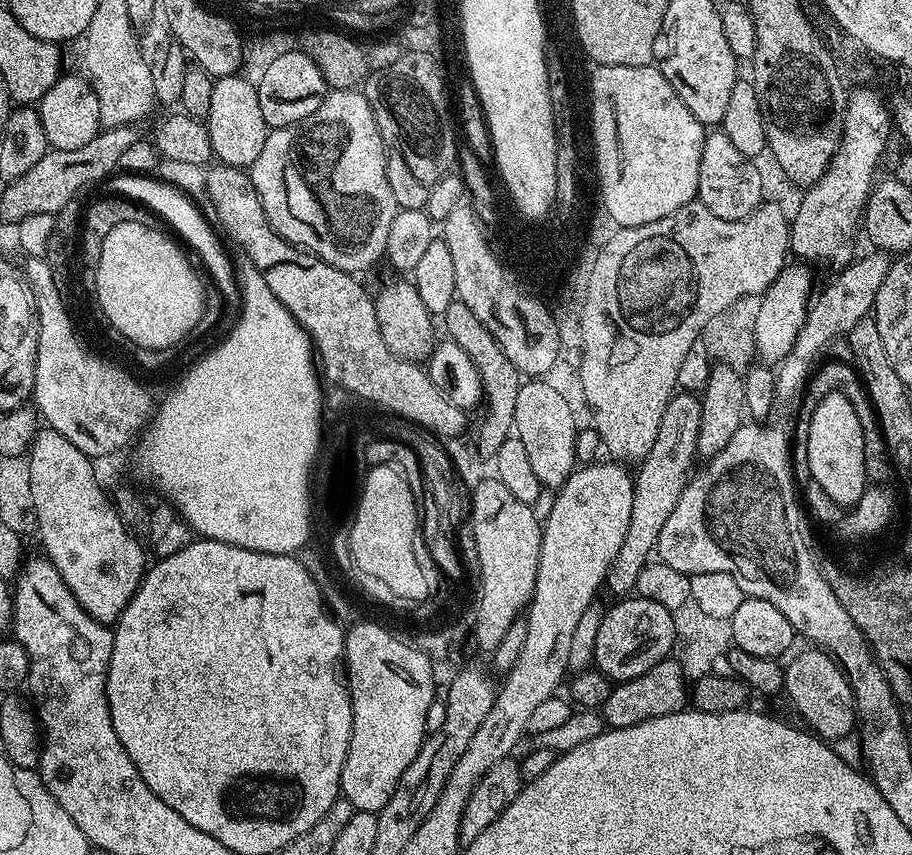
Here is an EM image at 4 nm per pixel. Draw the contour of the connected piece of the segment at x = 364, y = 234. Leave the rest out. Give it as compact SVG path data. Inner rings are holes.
M337 88L299 124L273 128L250 175L269 224L287 244L305 249L343 272L361 274L382 260L390 222L398 210L394 190L386 178L384 143L367 95L355 88Z

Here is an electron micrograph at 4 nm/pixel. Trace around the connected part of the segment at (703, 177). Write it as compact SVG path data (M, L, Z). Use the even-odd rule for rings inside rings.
M723 130L709 131L704 137L696 194L706 210L710 210L710 214L718 214L718 218L727 220L746 219L765 199L762 178L756 169L755 159L741 154L730 143L730 138L726 138Z

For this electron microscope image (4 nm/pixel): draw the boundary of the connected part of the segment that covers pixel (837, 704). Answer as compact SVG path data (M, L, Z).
M808 646L805 649L805 652L798 653L789 664L783 665L783 695L788 696L789 702L796 707L797 714L805 720L803 723L806 725L807 731L819 736L821 740L835 742L851 737L858 721L856 718L856 699L850 690L848 679L844 677L844 672L840 669L839 664L827 652L823 652L821 648L815 646Z

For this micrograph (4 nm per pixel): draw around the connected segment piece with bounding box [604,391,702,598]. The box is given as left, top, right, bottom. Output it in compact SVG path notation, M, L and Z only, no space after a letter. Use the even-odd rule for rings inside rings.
M681 391L673 395L666 406L666 414L662 414L654 446L650 446L644 459L639 461L637 468L640 469L635 469L632 482L634 506L630 509L630 527L627 528L626 538L604 579L604 588L612 591L613 597L624 598L635 593L638 574L642 574L644 567L653 559L662 526L666 526L666 518L674 514L674 506L678 506L678 498L682 498L682 490L693 475L692 459L697 459L698 456L696 443L701 415L700 400L693 393Z

